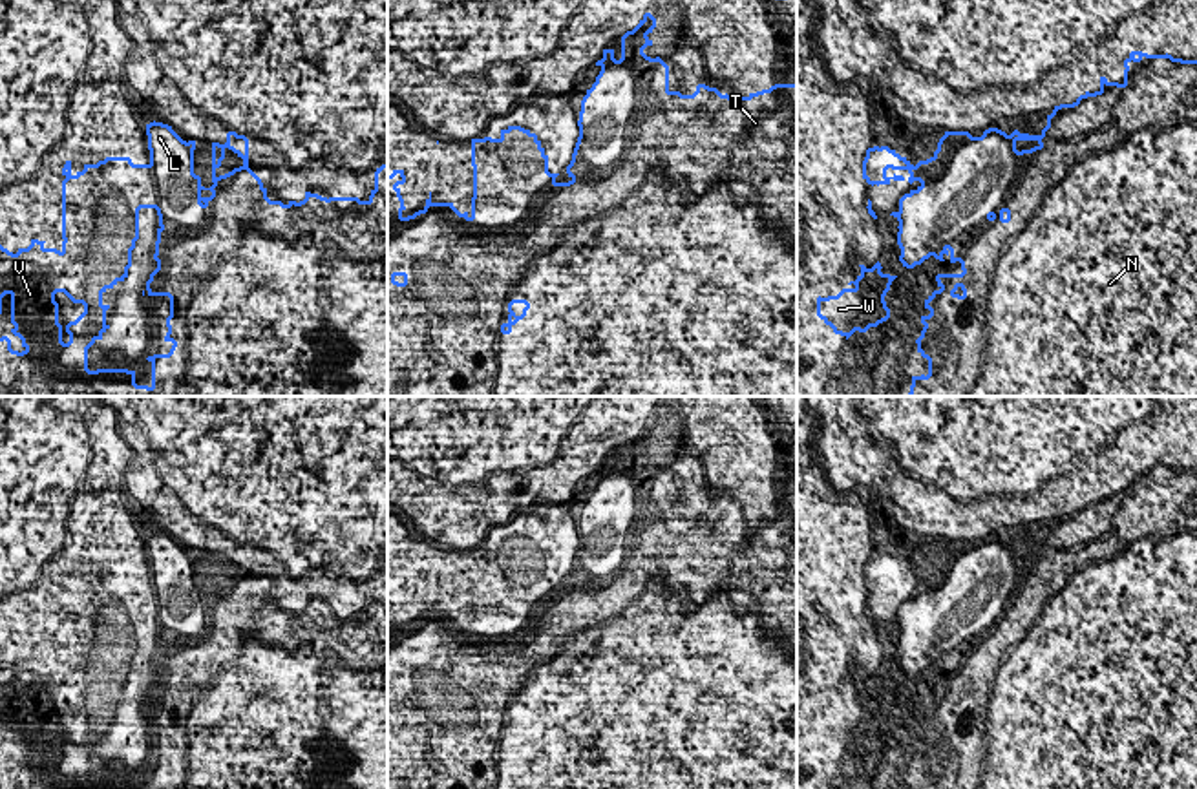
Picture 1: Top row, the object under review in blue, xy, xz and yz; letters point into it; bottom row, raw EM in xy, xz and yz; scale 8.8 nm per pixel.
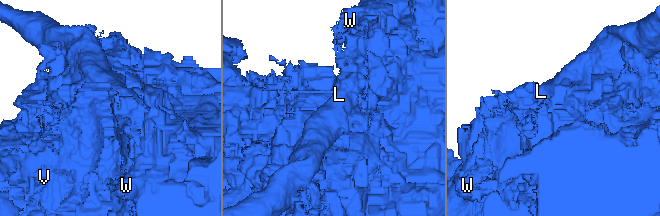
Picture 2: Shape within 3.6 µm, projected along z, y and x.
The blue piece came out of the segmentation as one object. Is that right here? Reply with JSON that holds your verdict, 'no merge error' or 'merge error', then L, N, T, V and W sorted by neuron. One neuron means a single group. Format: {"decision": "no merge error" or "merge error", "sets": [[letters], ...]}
{"decision": "merge error", "sets": [["L", "W"], ["N", "T", "V"]]}

